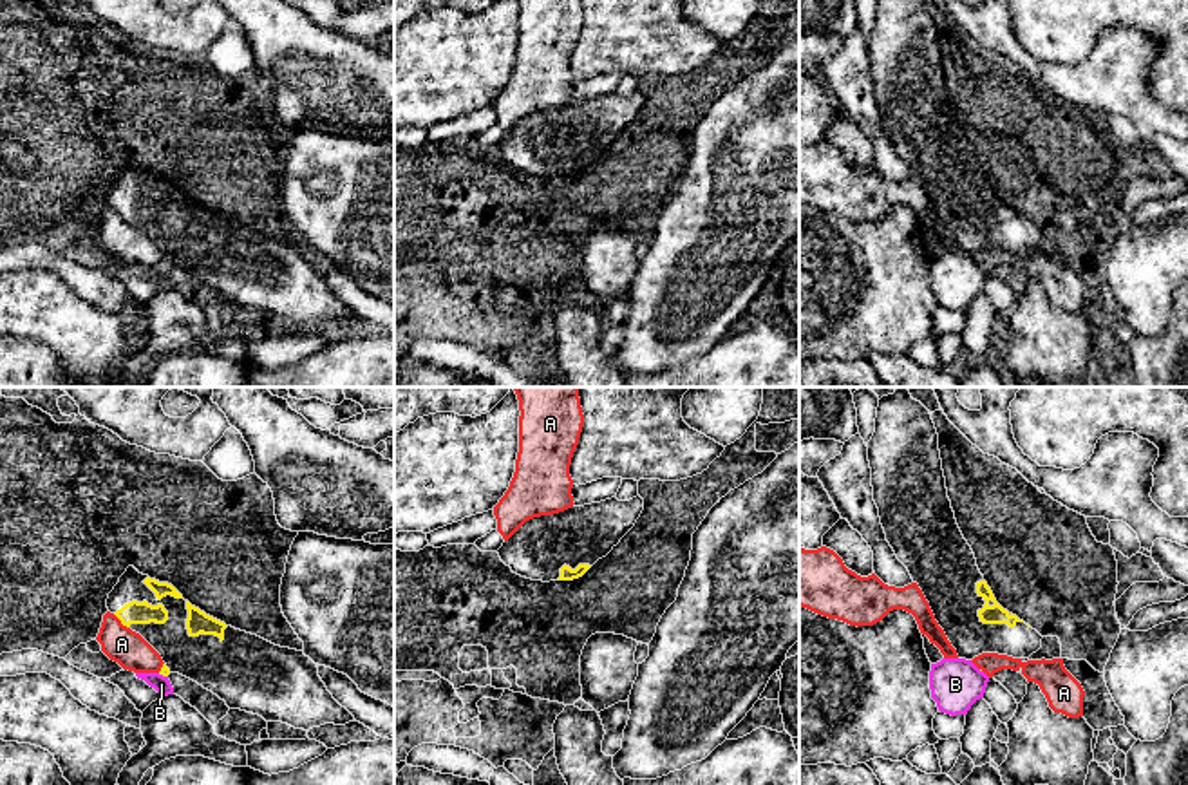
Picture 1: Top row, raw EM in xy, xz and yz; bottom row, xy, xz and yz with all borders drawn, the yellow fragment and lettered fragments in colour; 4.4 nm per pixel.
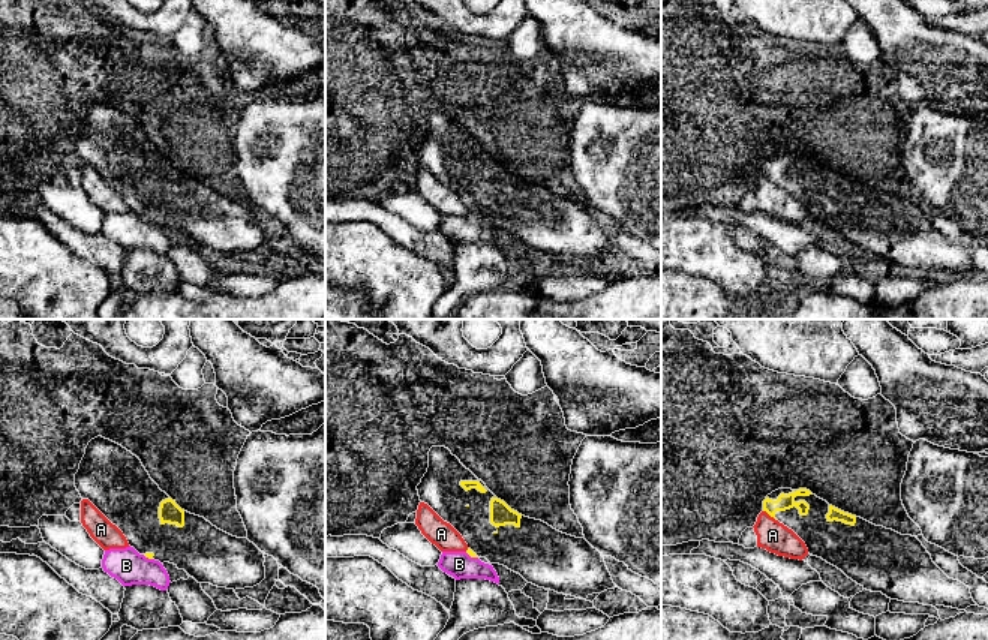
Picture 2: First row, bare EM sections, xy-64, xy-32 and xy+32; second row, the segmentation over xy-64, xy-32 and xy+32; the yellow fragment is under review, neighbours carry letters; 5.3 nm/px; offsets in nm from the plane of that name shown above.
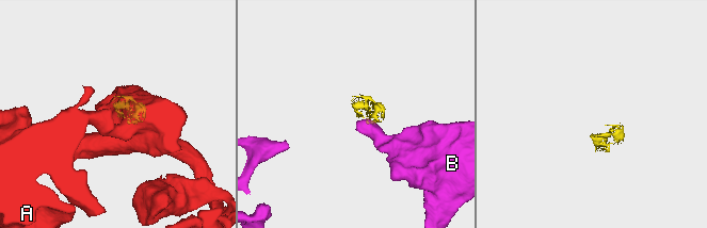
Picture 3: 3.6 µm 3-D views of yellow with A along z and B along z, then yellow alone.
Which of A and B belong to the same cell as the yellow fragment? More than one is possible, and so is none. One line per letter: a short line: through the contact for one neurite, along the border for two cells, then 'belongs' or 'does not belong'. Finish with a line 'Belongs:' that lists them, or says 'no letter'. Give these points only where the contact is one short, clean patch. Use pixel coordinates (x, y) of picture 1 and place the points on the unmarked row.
A: xy (113, 208), (129, 223) | does not belong
B: xy (158, 268), (167, 272) | does not belong
Belongs: no letter

